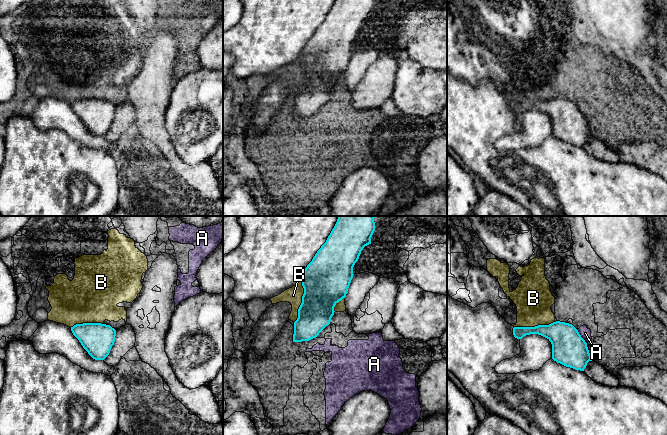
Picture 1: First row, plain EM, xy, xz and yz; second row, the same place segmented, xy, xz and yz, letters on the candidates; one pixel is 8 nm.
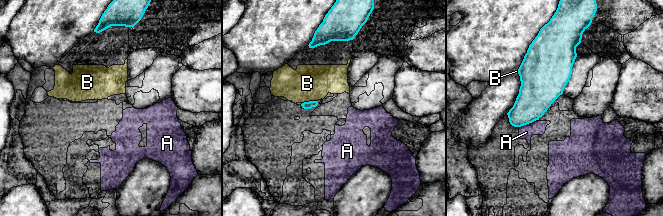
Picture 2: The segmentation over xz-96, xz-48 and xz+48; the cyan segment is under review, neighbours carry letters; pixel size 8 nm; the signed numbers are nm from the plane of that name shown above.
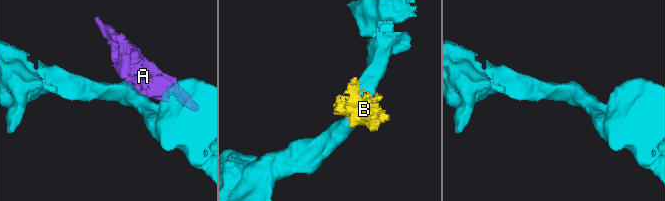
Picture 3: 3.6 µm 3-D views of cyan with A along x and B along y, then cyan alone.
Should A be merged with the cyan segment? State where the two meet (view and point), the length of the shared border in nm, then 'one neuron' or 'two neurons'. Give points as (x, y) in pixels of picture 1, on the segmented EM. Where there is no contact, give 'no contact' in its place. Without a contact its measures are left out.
yz (580, 335) | 120 nm | two neurons

